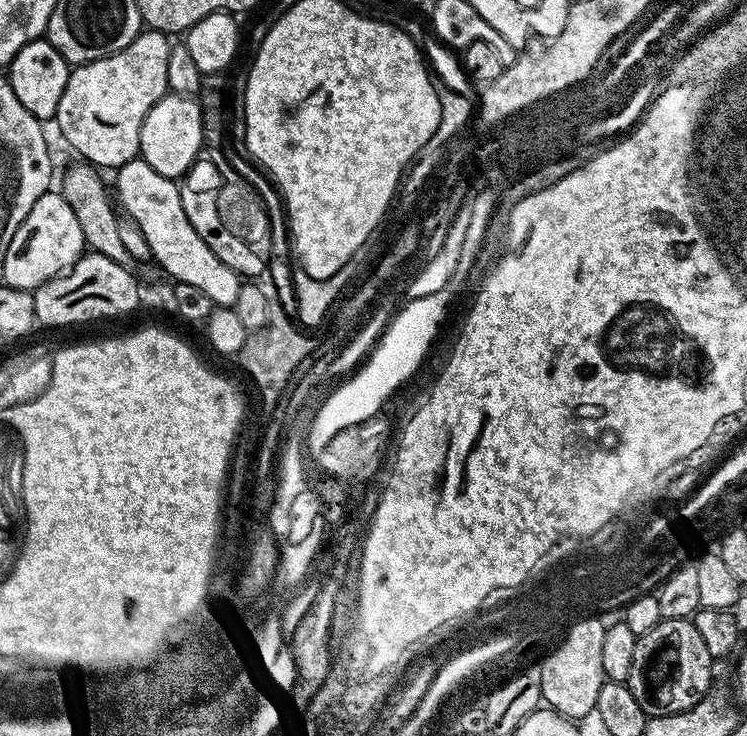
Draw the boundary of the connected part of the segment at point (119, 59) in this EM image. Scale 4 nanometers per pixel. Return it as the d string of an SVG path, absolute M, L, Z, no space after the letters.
M144 30L134 38L134 42L130 42L130 46L120 52L73 67L69 71L66 90L62 90L62 102L58 102L54 124L60 127L65 142L80 155L77 157L83 158L97 169L115 170L140 156L142 122L146 122L146 114L150 114L153 106L168 92L166 58L169 47L170 40L165 33Z

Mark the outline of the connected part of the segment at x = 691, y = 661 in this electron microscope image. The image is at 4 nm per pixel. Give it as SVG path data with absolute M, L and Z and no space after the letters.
M661 619L634 646L634 663L626 681L628 689L638 698L638 706L647 716L678 715L694 707L708 695L712 684L714 657L699 636L695 623L687 620Z

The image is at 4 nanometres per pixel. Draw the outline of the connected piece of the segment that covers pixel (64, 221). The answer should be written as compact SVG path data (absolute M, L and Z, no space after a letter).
M46 191L42 198L38 198L38 202L34 202L34 206L30 206L30 214L26 214L22 226L14 230L14 238L10 238L10 246L2 262L3 283L10 288L41 288L47 280L53 280L61 272L67 272L85 251L82 226L78 226L78 218L74 218L70 202L66 202L59 191Z

